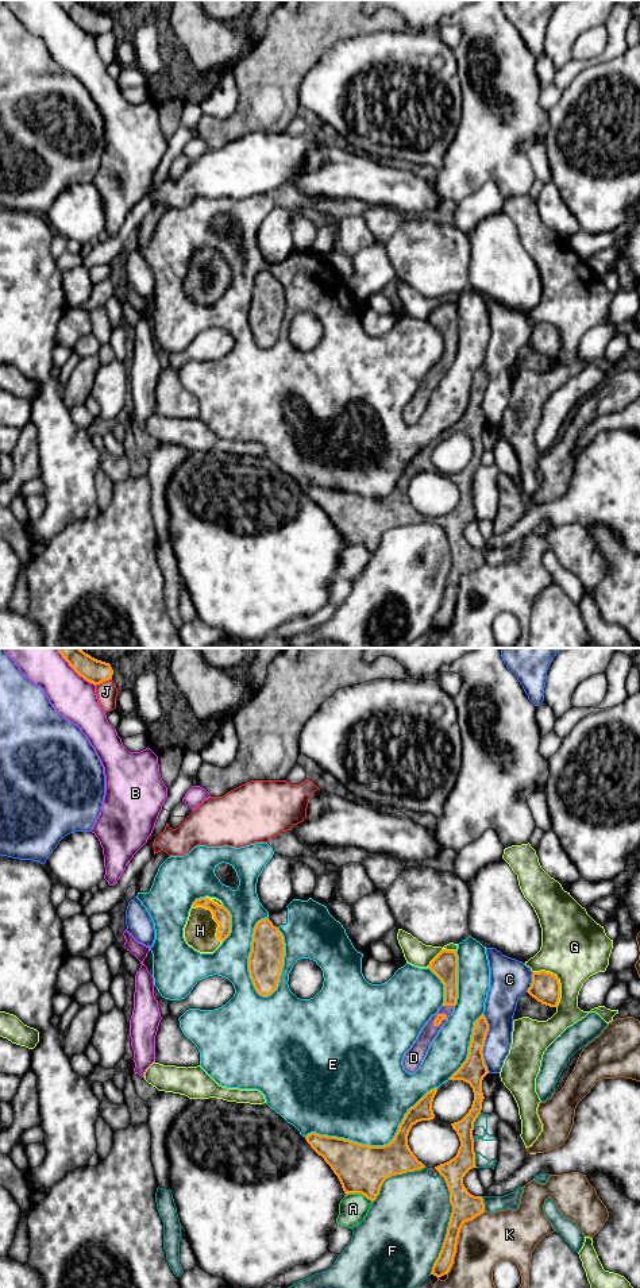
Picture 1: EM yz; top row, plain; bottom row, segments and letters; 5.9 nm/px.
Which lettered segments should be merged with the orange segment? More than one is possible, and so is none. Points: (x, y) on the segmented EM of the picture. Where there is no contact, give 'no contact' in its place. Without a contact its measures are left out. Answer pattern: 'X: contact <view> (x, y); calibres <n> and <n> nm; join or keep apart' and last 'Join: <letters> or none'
A: contact yz (359, 1192); calibres 280 and 170 nm; keep apart
B: contact yz (74, 670); calibres 140 and 260 nm; keep apart
C: contact yz (484, 1044); calibres 150 and 190 nm; keep apart
D: contact yz (448, 1005); calibres 160 and 90 nm; join
E: contact yz (250, 955); calibres 200 and 220 nm; keep apart
F: contact yz (448, 1225); calibres 160 and 480 nm; keep apart
G: contact yz (558, 980); calibres 180 and 400 nm; keep apart
H: contact yz (214, 917); calibres 100 and 190 nm; join
J: contact yz (103, 681); calibres 140 and 120 nm; keep apart
K: contact yz (458, 1237); calibres 160 and 300 nm; keep apart
Join: D, H

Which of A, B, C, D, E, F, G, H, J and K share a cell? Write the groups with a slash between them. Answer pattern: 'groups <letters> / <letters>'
groups A / B / C / D H / E / F / G / J / K

